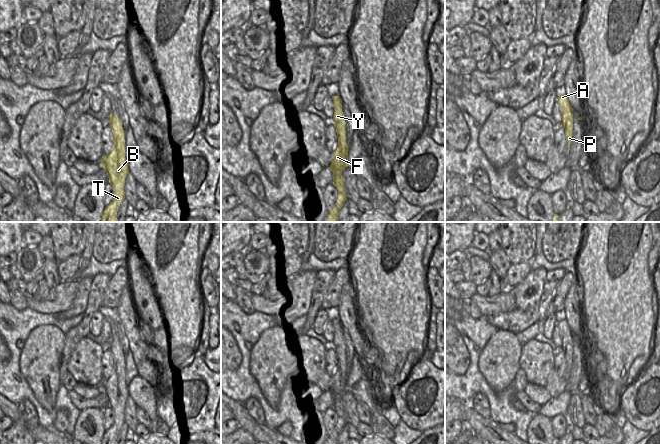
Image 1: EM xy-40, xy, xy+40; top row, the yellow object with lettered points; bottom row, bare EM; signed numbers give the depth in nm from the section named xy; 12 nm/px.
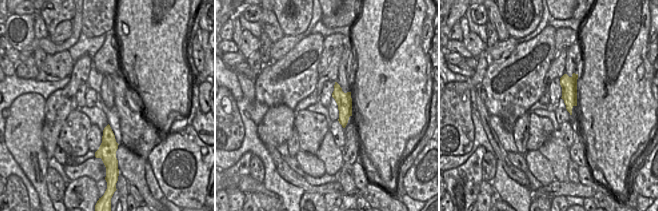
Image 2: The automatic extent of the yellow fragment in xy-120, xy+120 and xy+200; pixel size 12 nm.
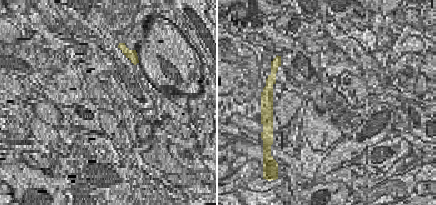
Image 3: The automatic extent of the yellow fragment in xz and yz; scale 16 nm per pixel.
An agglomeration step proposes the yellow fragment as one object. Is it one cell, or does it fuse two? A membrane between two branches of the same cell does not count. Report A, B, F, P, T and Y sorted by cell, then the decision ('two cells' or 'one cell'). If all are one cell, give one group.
A B F P T Y | one cell

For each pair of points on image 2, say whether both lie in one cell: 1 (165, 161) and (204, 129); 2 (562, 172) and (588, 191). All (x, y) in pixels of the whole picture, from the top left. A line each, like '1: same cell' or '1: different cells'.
1: different cells
2: different cells

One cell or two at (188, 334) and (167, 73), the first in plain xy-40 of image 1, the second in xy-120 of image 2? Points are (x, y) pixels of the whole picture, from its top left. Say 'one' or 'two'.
one

